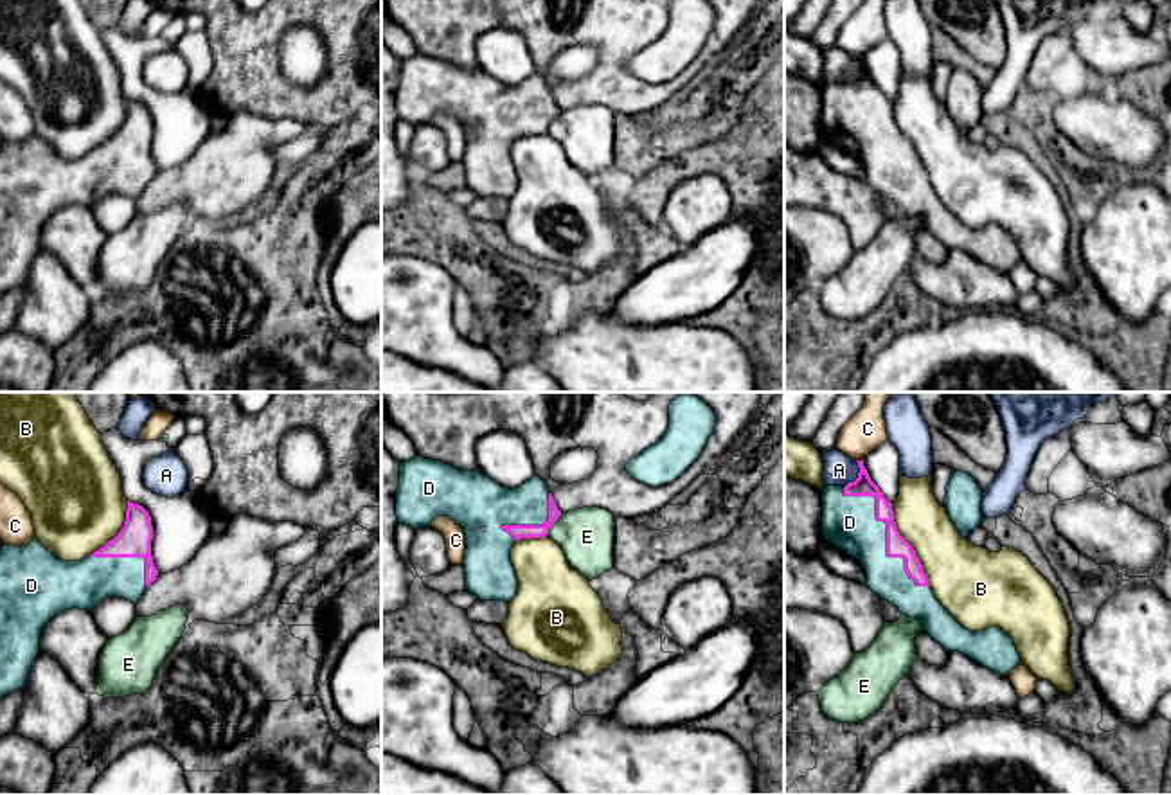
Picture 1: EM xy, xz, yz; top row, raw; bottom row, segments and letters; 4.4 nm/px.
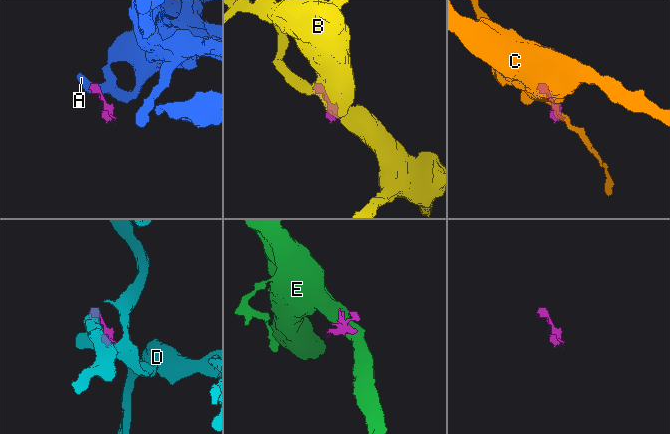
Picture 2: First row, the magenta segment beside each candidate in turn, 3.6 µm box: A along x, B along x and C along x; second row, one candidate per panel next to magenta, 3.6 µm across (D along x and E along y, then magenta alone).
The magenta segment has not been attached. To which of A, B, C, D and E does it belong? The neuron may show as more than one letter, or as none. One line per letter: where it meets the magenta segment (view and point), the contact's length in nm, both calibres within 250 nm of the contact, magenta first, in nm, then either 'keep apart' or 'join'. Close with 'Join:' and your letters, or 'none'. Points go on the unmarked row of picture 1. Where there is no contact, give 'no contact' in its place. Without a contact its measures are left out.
A: contact yz (858, 72); length 140 nm; calibres 90 and 140 nm; keep apart
B: contact yz (911, 142); length 400 nm; calibres 100 and 280 nm; keep apart
C: contact yz (860, 58); length 30 nm; calibres 90 and 180 nm; keep apart
D: contact yz (887, 130); length 600 nm; calibres 100 and 240 nm; join
E: contact xz (553, 119); length 130 nm; calibres 60 and 260 nm; keep apart
Join: D

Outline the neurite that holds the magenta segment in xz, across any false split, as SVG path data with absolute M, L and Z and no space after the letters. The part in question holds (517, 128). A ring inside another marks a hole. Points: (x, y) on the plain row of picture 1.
M416 52L401 59L396 88L398 121L414 128L432 122L437 113L450 113L466 131L464 171L466 187L480 198L509 200L518 189L518 174L511 160L511 146L522 135L543 135L561 113L547 81L532 74L520 85L502 85L478 65L460 68L446 59Z

